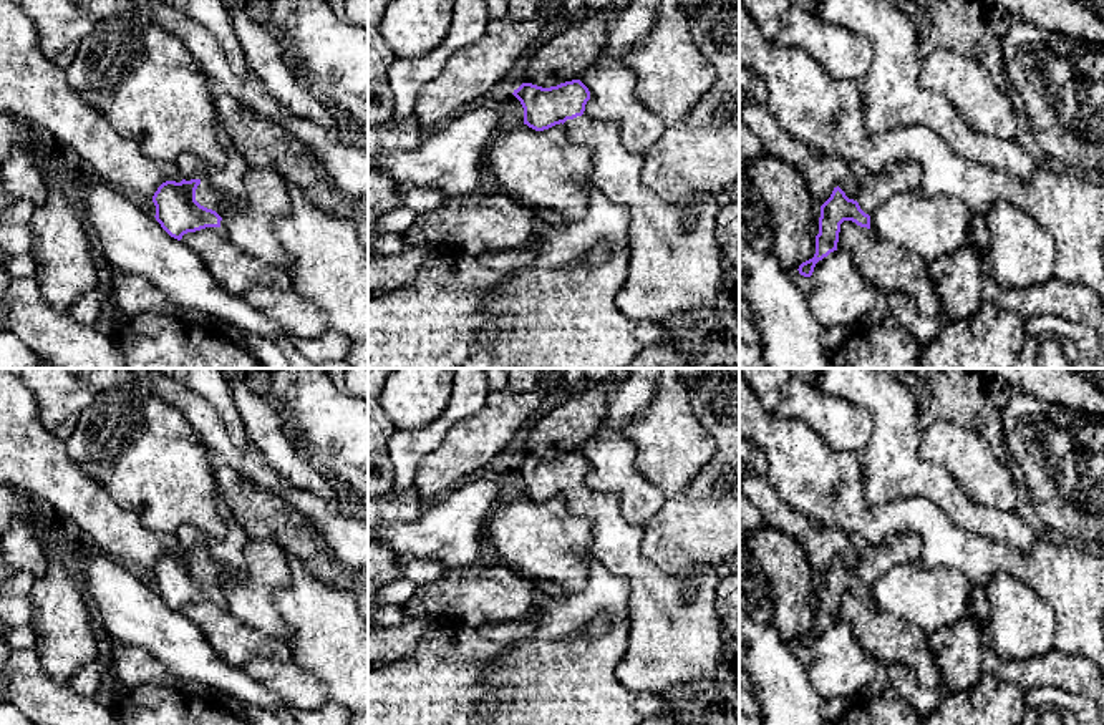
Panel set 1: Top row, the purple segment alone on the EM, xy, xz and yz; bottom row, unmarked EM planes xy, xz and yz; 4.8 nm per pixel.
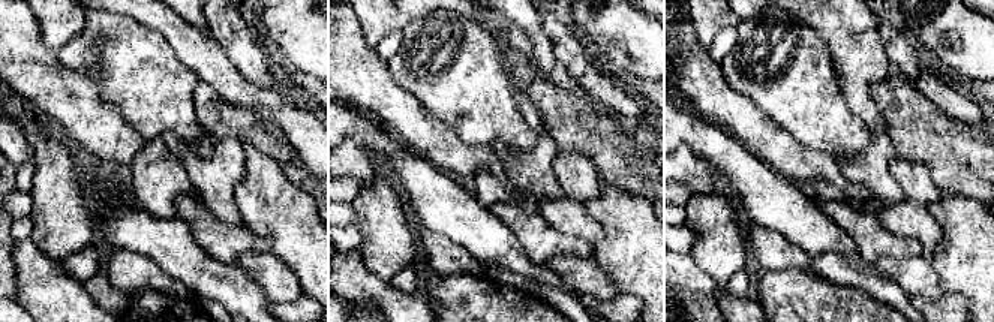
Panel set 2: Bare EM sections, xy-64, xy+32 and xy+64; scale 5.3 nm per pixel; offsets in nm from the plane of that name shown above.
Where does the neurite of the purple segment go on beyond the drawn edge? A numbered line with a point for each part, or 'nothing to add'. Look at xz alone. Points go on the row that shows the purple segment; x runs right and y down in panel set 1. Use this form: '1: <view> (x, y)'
1: xz (673, 267)

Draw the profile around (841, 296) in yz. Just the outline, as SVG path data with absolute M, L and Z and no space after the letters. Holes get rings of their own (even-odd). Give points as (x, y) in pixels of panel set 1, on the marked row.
M834 251L819 260L811 279L809 305L824 328L859 325L880 294L845 251Z

